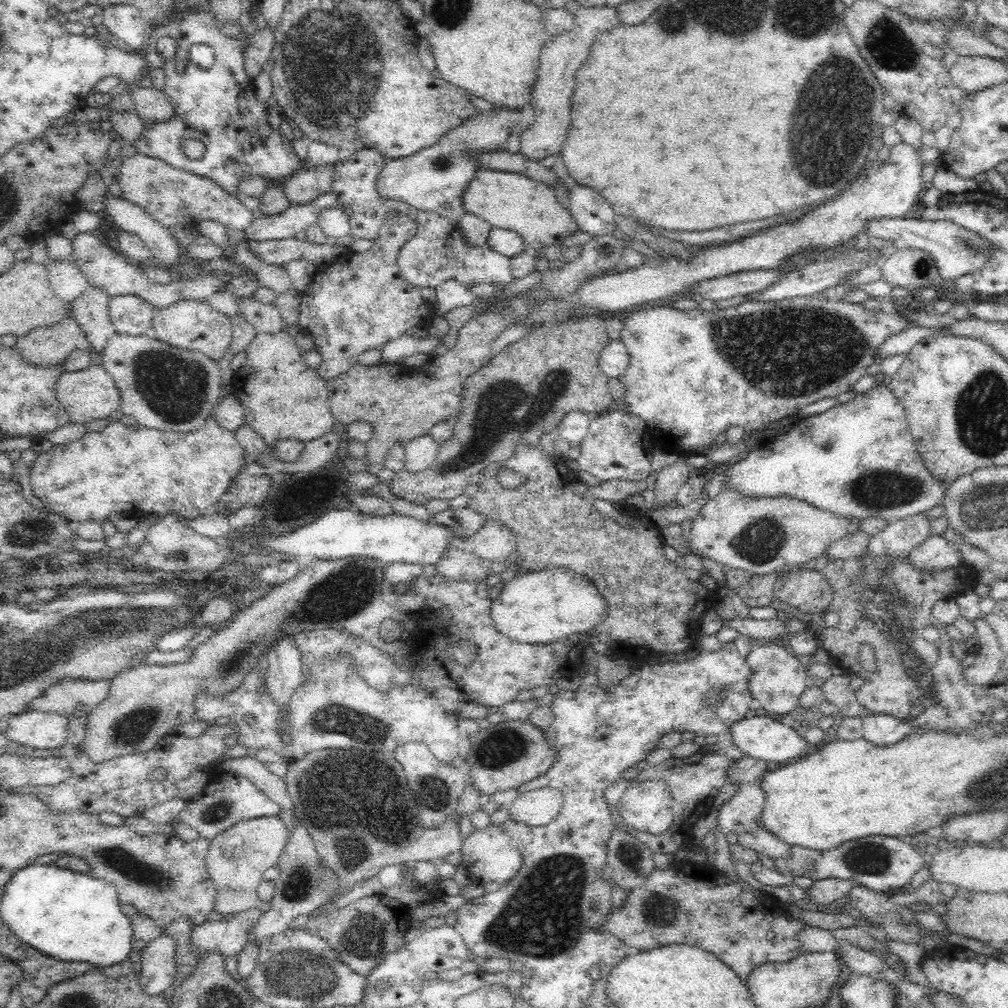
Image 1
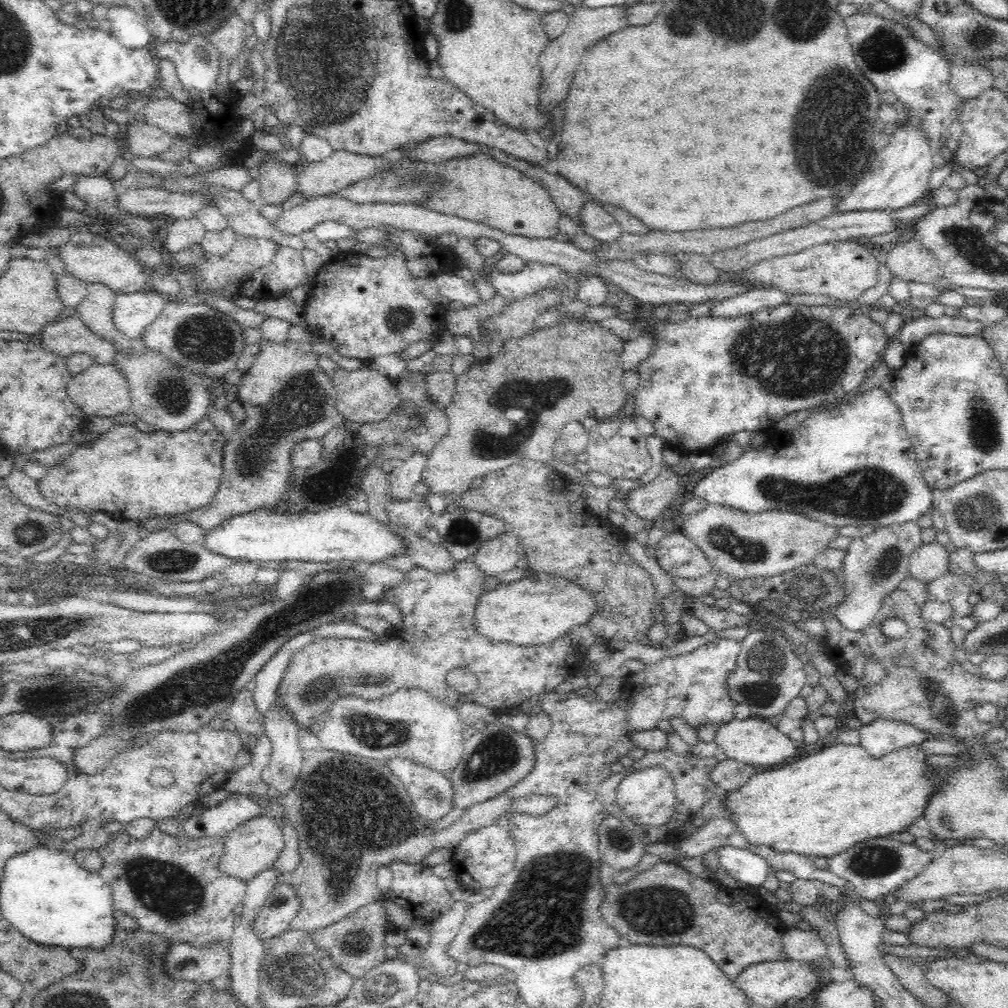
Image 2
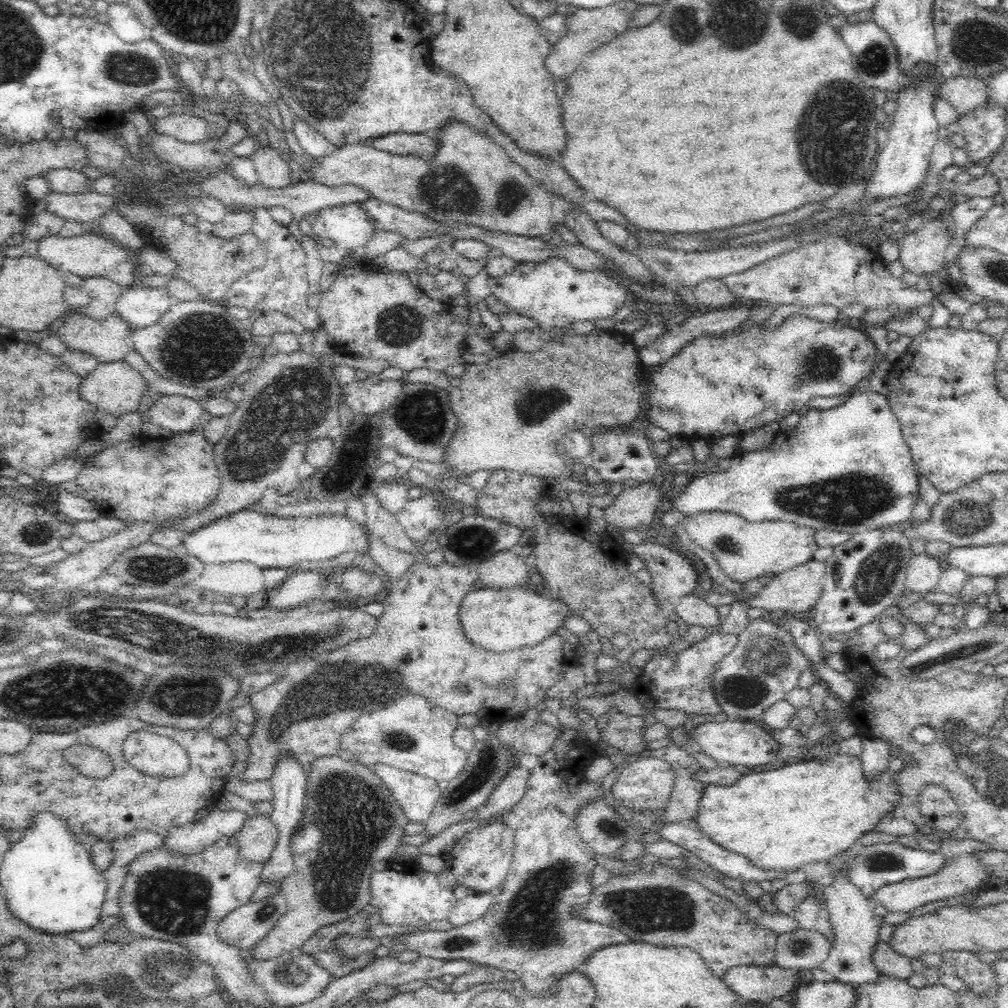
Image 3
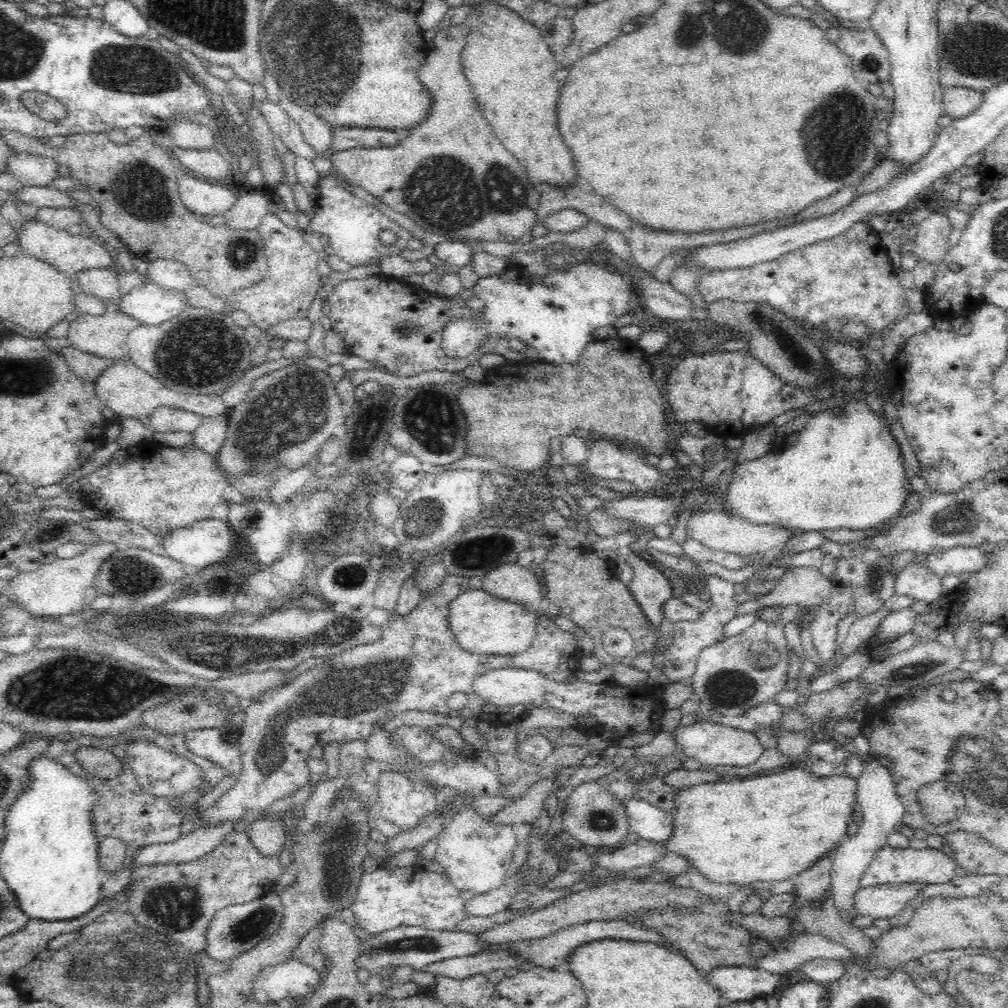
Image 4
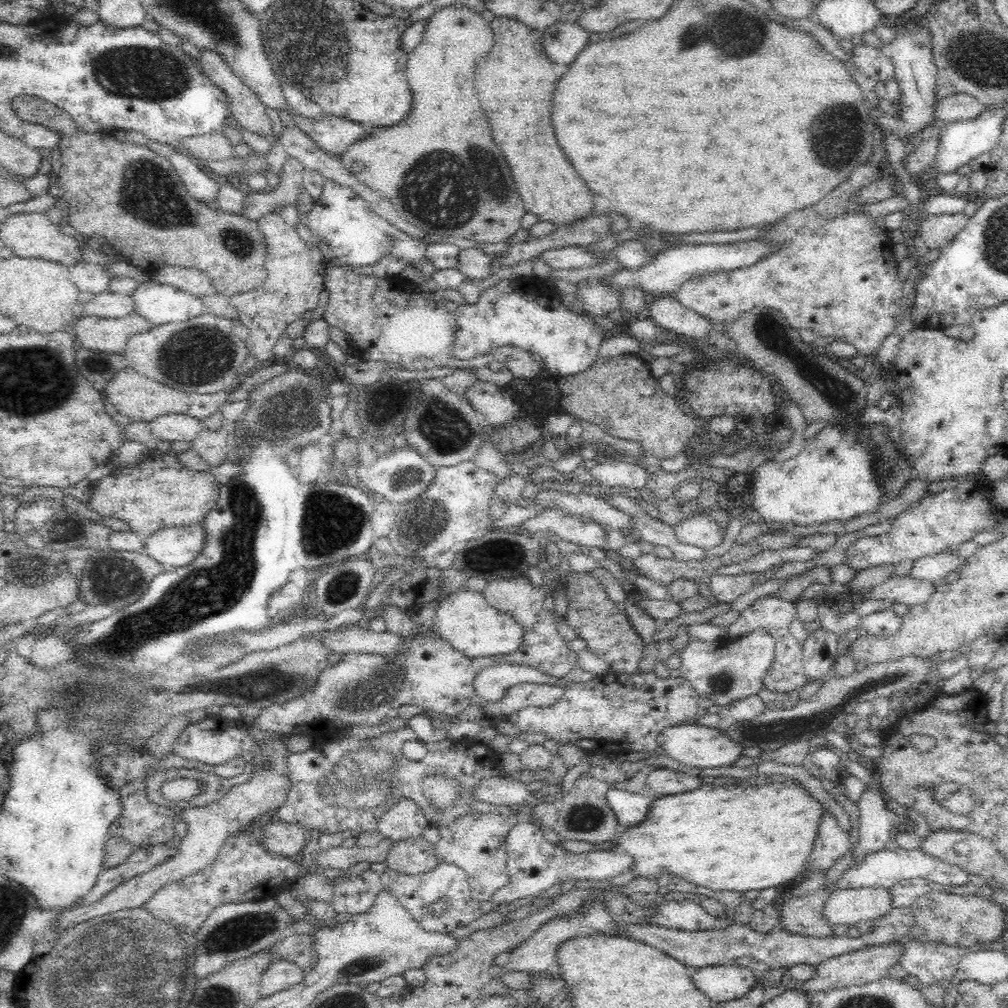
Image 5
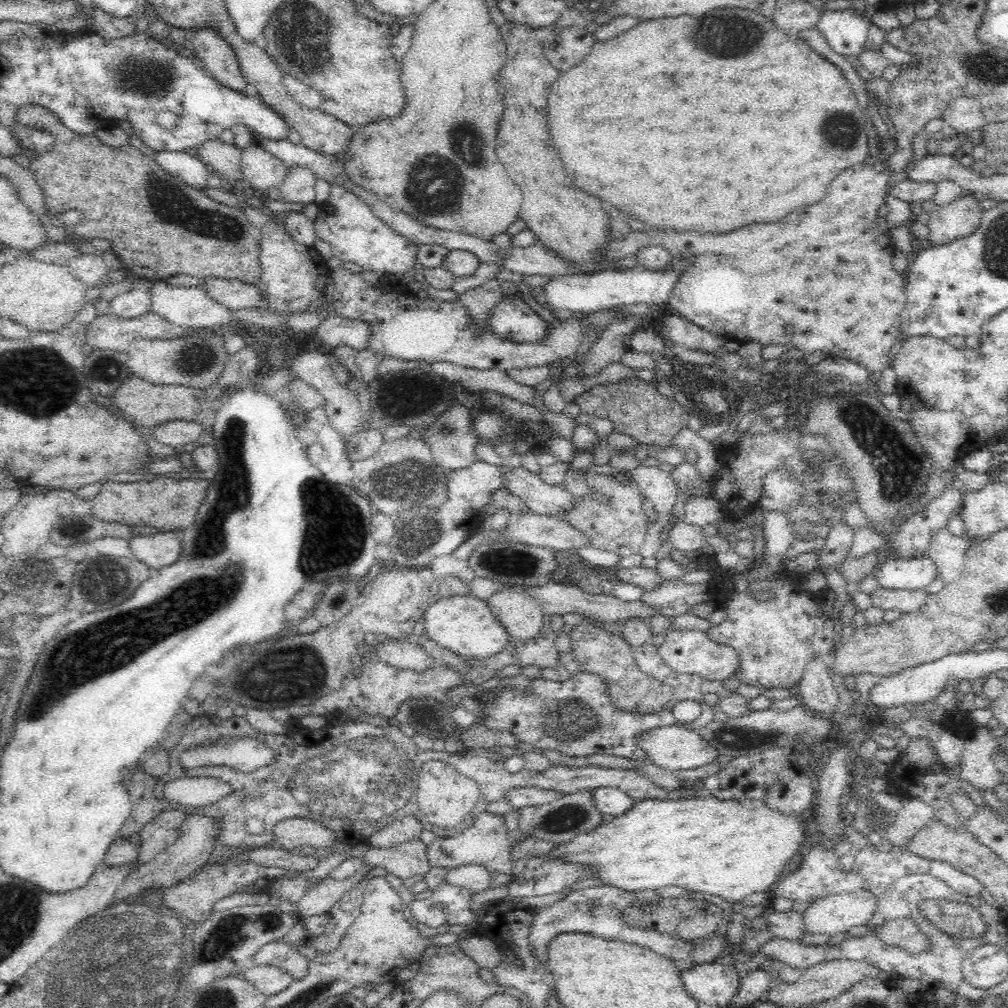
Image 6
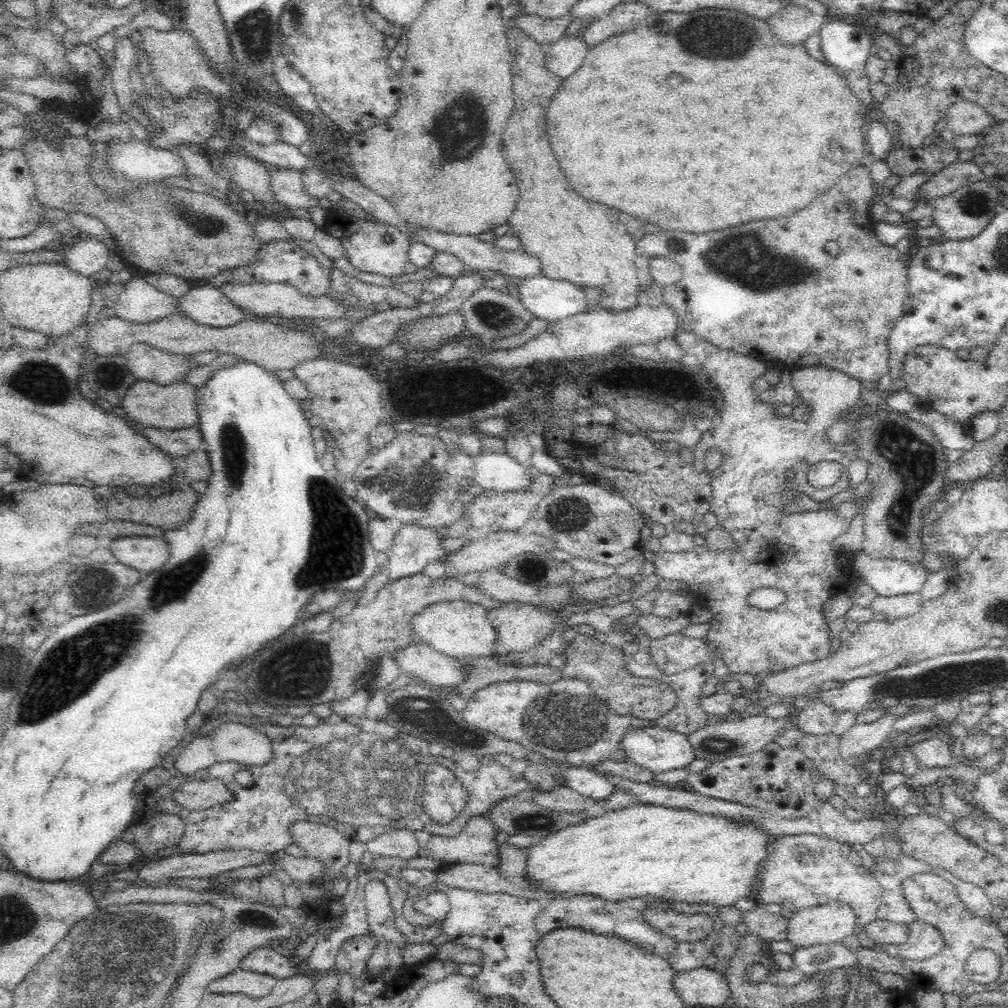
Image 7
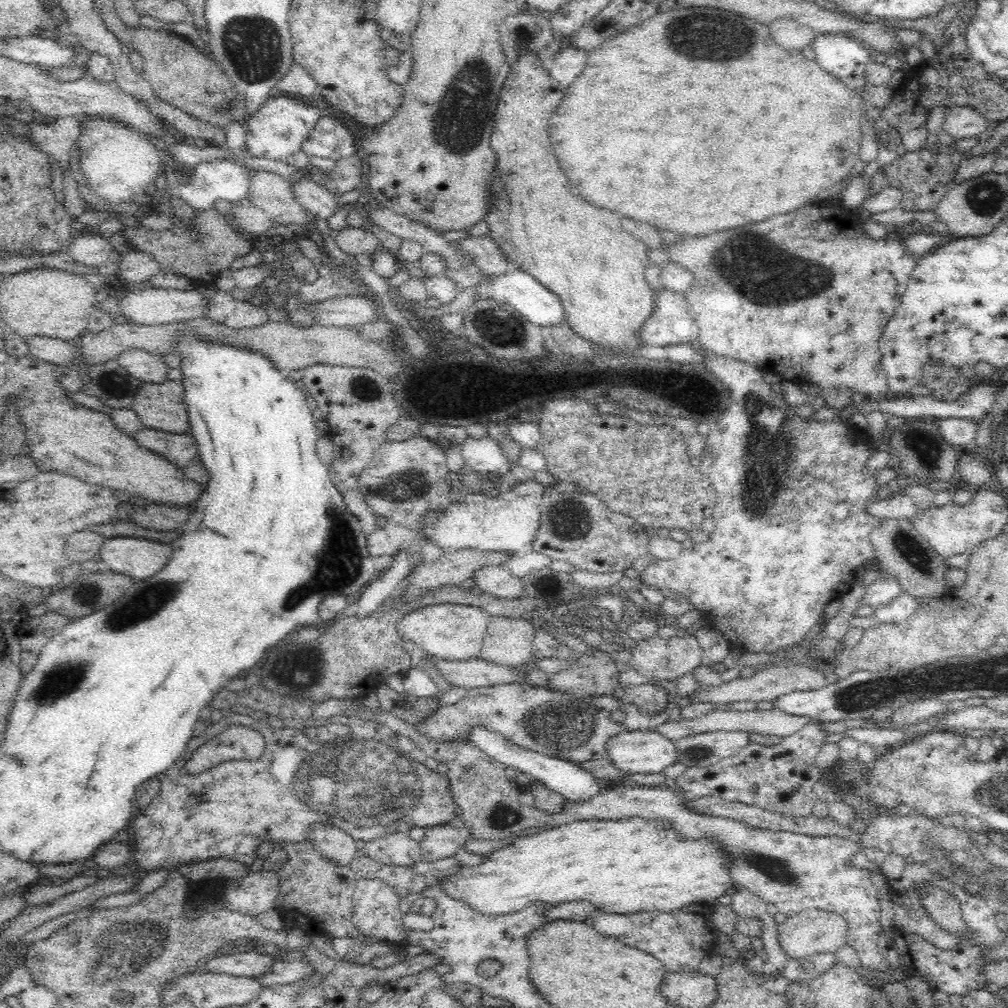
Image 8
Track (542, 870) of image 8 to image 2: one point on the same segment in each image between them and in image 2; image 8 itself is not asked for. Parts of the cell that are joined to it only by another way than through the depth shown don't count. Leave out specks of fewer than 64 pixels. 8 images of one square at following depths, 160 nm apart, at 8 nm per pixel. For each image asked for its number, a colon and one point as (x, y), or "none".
2: (826, 802)
3: (809, 811)
4: (769, 827)
5: (727, 838)
6: (730, 849)
7: (644, 851)

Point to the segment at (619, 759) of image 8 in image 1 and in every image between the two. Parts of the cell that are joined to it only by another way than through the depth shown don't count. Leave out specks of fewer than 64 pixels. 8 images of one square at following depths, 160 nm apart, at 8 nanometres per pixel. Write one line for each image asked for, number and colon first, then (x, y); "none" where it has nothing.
1: (770, 739)
2: (754, 741)
3: (739, 743)
4: (710, 744)
5: (695, 745)
6: (674, 748)
7: (655, 749)

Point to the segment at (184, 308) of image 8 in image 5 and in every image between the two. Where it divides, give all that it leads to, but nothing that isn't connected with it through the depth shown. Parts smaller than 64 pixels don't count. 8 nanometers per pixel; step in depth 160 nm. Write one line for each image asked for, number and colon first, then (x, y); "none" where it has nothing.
5: (105, 304)
6: (135, 302)
7: (139, 302)

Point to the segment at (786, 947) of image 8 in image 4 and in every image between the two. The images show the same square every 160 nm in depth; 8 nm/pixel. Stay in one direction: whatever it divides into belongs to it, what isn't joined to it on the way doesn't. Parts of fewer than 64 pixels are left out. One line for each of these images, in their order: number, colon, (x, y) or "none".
4: (881, 901)
5: (850, 906)
6: (836, 913)
7: (831, 923)

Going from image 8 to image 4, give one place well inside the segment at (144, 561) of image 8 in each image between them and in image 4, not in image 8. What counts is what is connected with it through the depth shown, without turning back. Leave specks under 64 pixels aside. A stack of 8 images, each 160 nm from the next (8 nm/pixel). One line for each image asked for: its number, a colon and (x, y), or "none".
4: (209, 541)
5: (176, 546)
6: (162, 549)
7: (146, 554)

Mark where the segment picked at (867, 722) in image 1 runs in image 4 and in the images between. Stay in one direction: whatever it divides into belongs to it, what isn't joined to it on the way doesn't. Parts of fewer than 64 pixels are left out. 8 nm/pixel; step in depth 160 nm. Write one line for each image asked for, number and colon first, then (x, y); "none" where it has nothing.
2: (880, 738)
3: (874, 759)
4: (881, 810)

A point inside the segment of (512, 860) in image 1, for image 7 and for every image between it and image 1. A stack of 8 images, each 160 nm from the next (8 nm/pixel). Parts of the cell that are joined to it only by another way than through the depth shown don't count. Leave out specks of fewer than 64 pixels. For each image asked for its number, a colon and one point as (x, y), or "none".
2: (484, 856)
3: (480, 860)
4: (475, 852)
5: (477, 843)
6: (486, 843)
7: (475, 843)

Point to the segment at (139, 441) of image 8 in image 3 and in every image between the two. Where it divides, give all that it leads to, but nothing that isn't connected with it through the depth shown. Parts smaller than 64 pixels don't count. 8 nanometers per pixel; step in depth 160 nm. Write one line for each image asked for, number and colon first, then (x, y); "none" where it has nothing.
3: (179, 414)
4: (164, 419)
5: (172, 427)
6: (176, 433)
7: (176, 443)

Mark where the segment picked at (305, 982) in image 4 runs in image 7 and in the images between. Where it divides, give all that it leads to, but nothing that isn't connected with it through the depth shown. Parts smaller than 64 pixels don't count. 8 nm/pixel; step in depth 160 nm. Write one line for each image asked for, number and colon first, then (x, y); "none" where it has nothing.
5: (281, 974)
6: (270, 980)
7: (254, 985)

